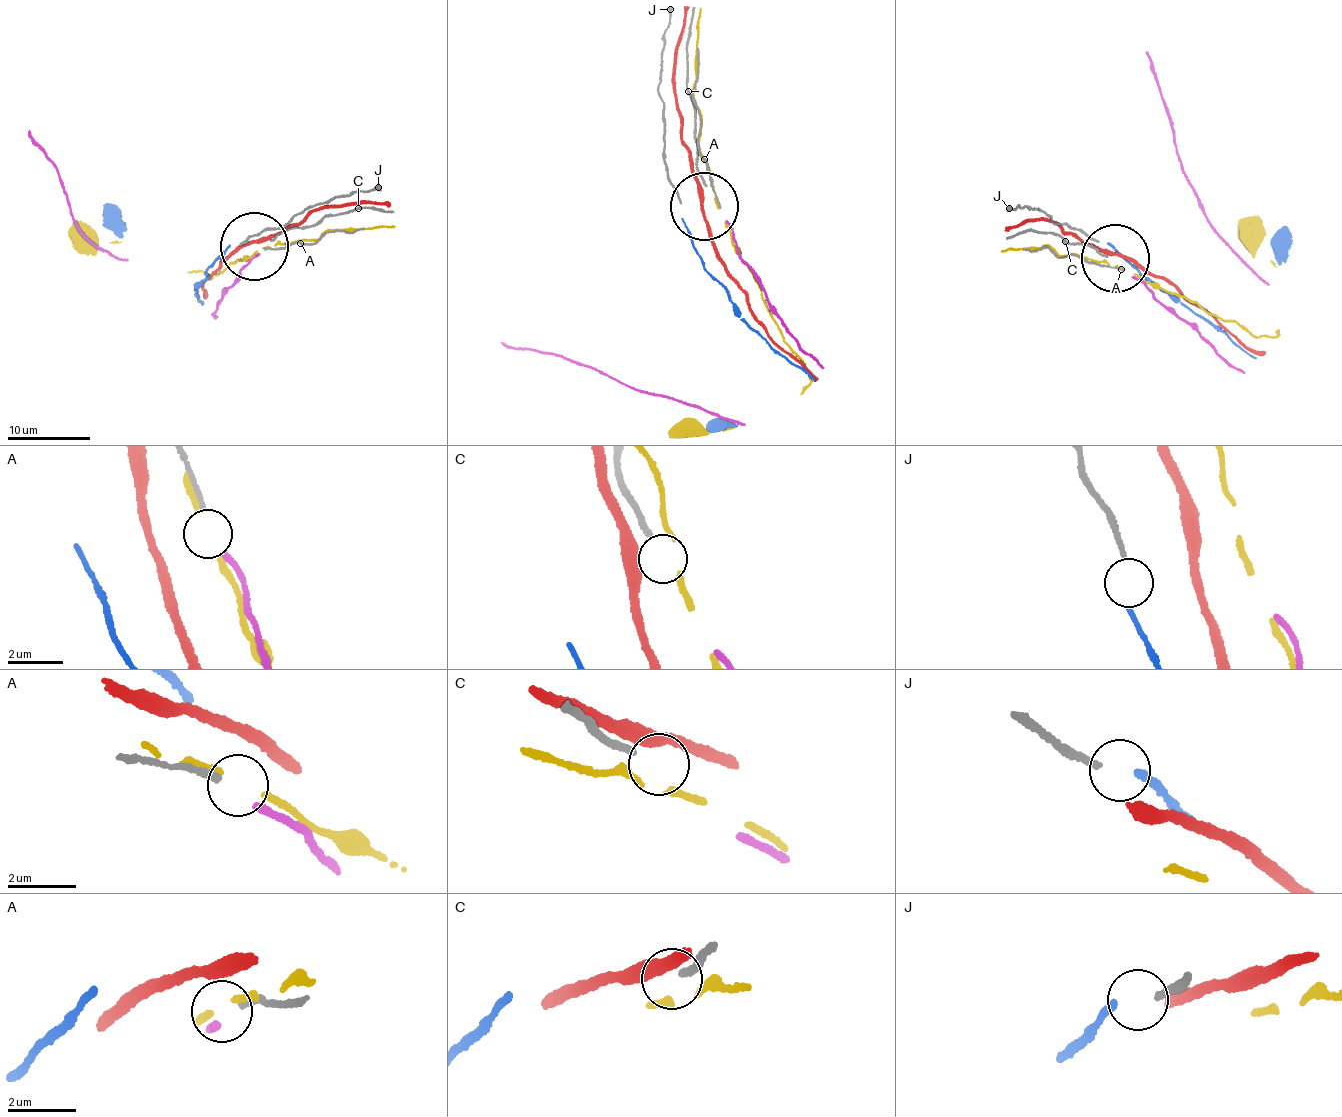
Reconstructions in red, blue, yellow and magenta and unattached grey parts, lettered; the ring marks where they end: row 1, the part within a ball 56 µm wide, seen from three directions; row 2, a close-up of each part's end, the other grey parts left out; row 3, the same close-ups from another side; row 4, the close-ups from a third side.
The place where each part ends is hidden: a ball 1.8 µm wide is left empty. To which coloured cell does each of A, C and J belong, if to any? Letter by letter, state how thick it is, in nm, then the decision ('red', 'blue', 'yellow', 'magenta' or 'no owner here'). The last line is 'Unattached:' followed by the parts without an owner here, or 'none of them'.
A: calibre 180 nm; magenta
C: calibre 200 nm; no owner here
J: calibre 160 nm; blue
Unattached: C

